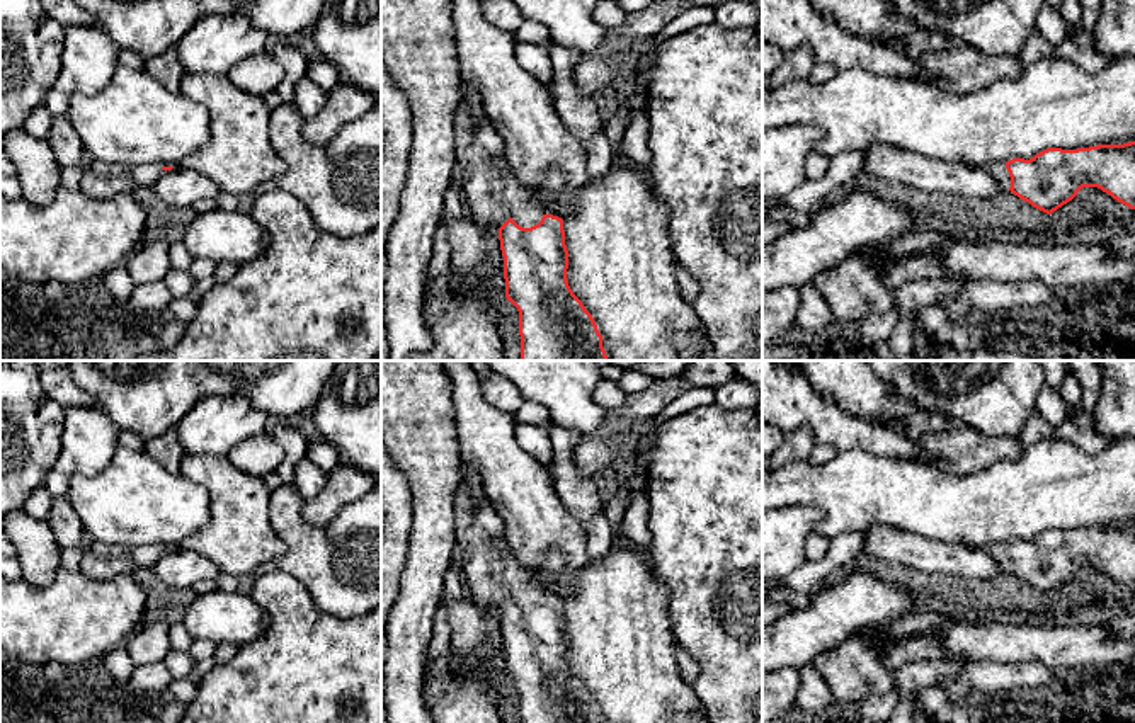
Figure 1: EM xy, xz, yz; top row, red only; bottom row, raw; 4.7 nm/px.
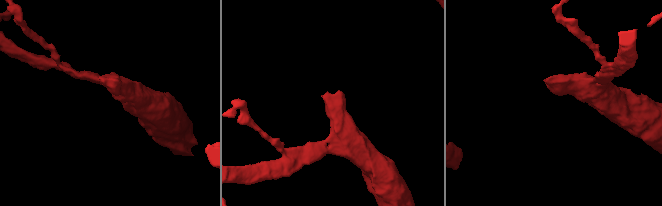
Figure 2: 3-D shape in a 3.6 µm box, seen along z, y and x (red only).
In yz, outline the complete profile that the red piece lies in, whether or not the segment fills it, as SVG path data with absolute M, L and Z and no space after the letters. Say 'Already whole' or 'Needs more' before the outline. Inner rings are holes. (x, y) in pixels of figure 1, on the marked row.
Needs more. M1135 141L1077 150L1047 148L1029 160L1012 158L997 163L989 172L1004 191L1011 191L1047 214L1072 201L1082 187L1098 187L1118 202L1135 209Z

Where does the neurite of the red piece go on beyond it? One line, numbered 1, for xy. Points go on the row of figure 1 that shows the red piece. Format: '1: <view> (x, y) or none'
1: none

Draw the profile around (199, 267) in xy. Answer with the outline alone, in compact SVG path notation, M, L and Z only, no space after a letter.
M192 259L187 272L196 279L211 277L216 269L216 264L206 259Z

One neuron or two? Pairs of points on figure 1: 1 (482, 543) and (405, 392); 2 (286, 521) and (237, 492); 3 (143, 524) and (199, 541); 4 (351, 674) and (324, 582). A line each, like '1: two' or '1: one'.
1: two
2: two
3: two
4: two

